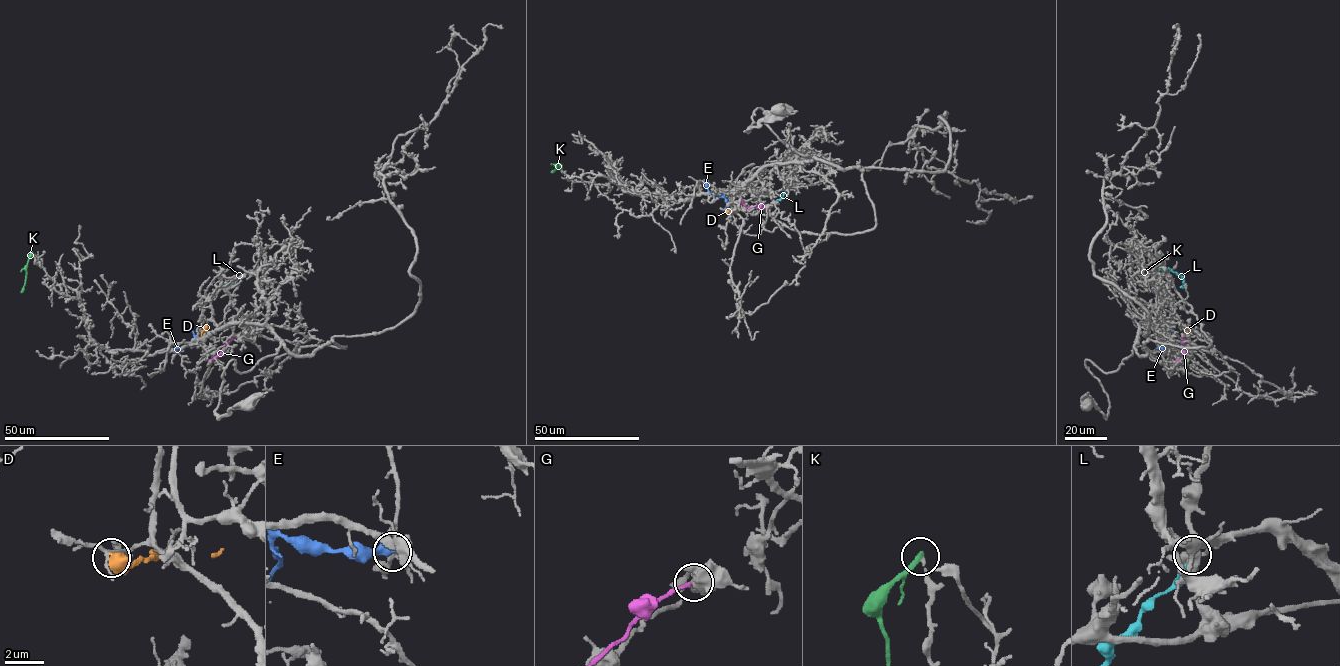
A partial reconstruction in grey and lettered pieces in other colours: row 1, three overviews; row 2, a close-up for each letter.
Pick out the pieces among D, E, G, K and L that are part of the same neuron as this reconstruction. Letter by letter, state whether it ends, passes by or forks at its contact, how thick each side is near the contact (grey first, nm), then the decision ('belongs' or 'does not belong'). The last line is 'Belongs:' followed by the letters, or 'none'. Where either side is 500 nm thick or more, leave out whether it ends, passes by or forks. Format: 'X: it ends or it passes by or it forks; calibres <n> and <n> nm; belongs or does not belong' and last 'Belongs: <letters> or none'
D: calibres 130 and 700 nm; does not belong
E: it ends; calibres 140 and 480 nm; does not belong
G: it ends; calibres 340 and 140 nm; does not belong
K: it ends; calibres 180 and 320 nm; does not belong
L: it ends; calibres 200 and 240 nm; does not belong
Belongs: none

